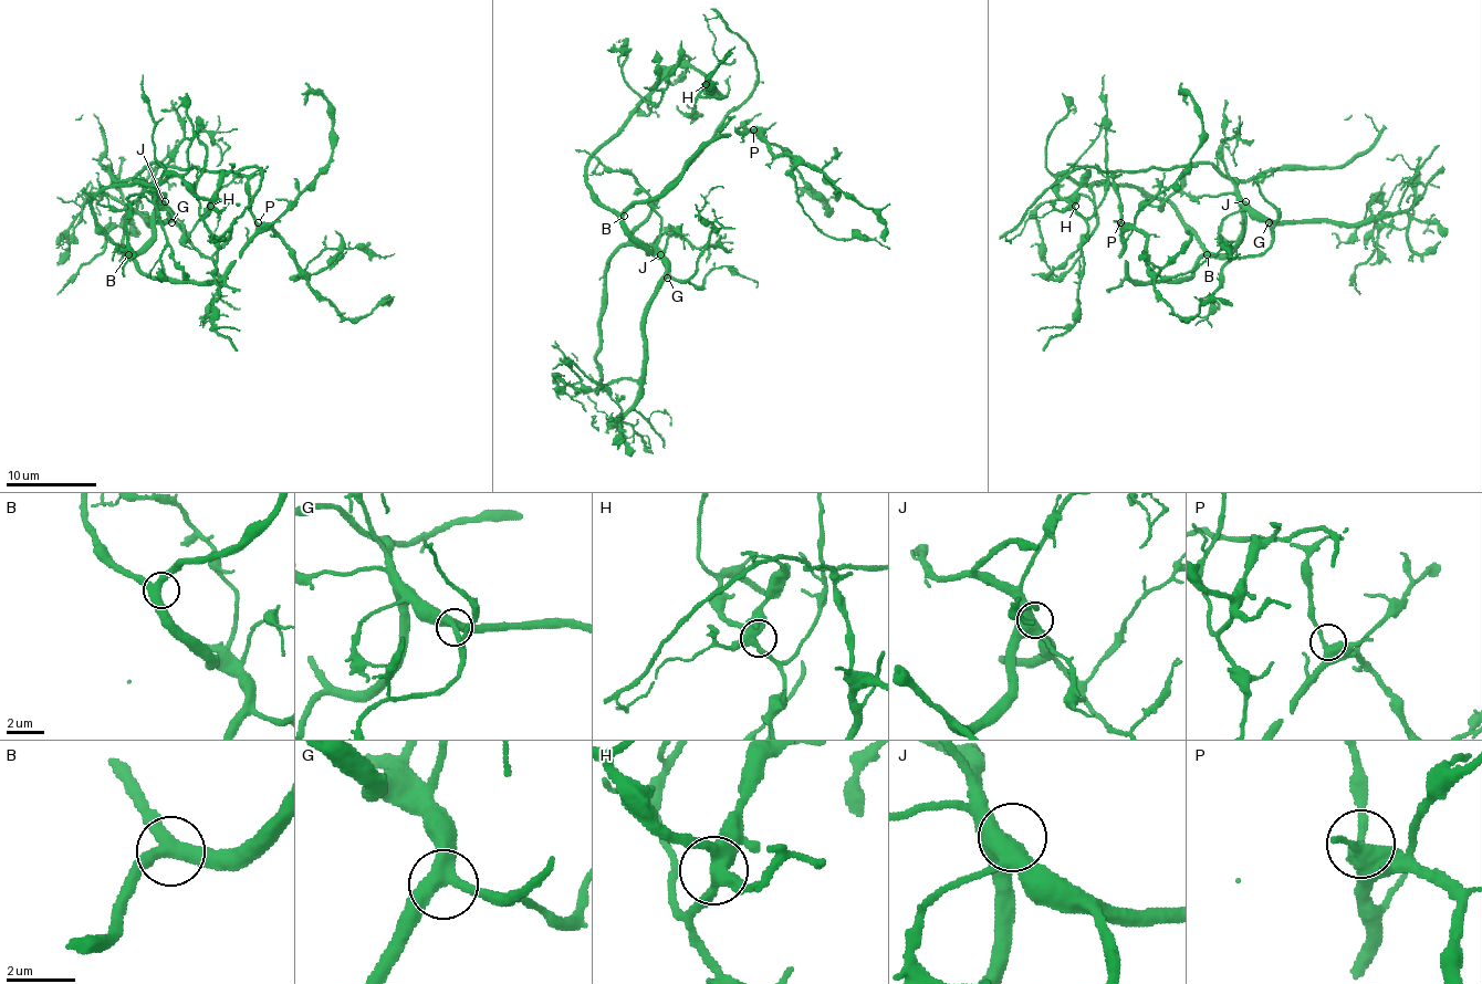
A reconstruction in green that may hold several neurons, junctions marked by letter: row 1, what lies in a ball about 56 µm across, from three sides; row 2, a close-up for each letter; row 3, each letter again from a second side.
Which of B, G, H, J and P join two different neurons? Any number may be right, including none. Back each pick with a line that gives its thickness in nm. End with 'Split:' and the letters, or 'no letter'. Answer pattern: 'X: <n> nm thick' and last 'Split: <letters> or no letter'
Split: no letter

